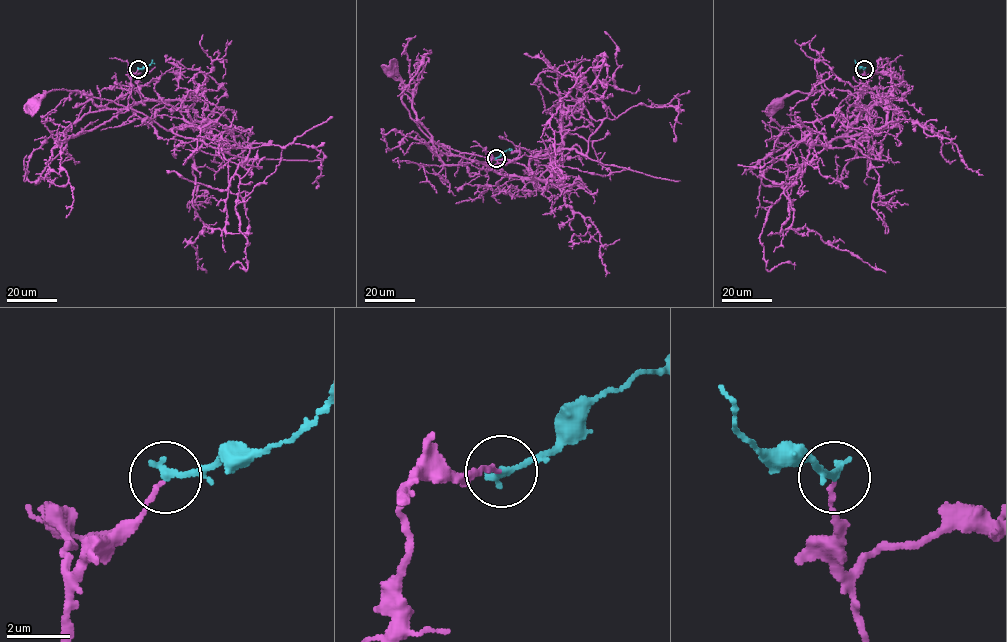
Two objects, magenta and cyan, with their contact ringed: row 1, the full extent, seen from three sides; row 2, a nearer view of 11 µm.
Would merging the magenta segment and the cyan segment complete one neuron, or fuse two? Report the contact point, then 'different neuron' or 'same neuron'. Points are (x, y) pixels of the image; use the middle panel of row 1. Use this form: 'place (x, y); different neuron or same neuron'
place (496, 158); different neuron

